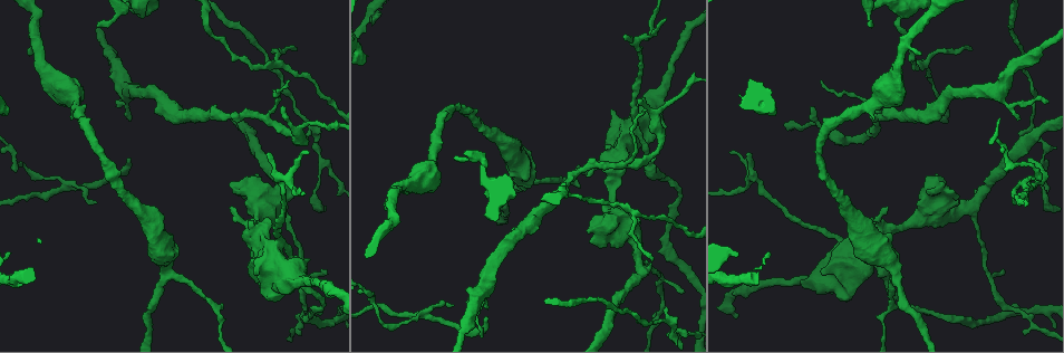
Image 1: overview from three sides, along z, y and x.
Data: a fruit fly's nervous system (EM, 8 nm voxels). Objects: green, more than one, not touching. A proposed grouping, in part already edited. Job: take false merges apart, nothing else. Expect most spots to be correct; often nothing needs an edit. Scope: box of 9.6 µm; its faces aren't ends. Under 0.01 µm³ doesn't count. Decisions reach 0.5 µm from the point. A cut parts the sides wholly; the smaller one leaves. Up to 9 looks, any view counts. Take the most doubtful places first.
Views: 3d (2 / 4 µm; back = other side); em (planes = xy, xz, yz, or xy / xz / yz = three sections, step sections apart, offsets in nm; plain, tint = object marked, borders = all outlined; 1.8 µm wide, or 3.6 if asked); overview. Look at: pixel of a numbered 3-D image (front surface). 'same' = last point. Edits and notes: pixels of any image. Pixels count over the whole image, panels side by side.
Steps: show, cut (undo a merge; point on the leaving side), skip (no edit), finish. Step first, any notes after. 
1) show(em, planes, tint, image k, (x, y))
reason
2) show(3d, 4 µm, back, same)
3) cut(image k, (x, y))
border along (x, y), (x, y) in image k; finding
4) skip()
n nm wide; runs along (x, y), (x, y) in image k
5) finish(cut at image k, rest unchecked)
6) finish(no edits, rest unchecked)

show(3d, 2 µm, back, image 1, (66, 185))
a fork

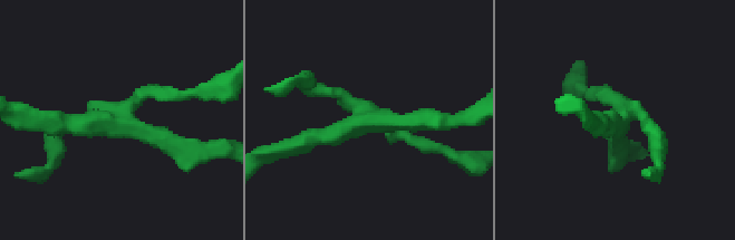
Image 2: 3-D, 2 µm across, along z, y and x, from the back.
show(em, xy, step 8, plain, image 2, (129, 120))
shape alone is not enough

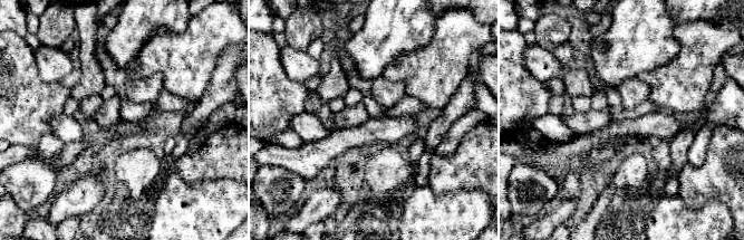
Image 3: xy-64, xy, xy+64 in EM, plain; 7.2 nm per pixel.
show(em, xy, step 8, borders, same)
see the neighbours

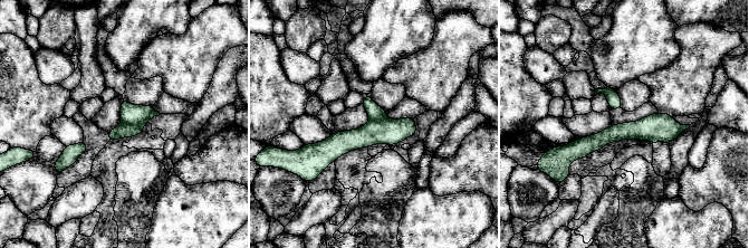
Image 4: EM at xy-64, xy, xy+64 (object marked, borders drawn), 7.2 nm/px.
cut(image 4, (123, 130))
160 nm wide; the part that leaves runs along (682, 127), (622, 131), (563, 149) in image 4; a second neuron is stuck on

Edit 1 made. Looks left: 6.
show(overview)

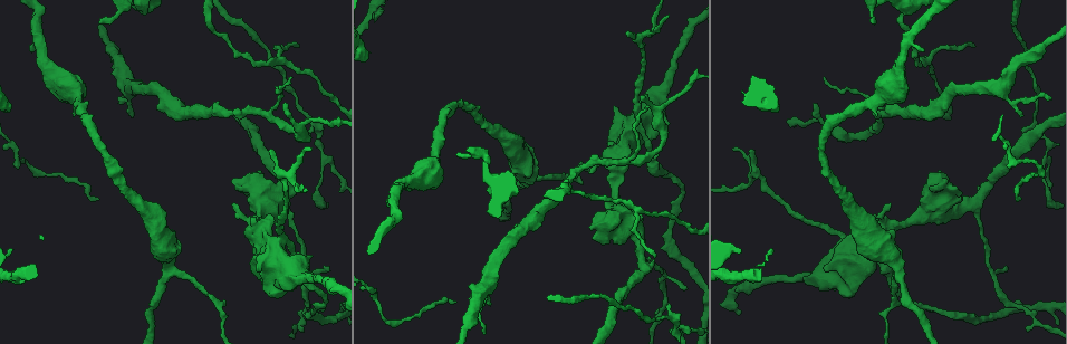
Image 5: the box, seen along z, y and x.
show(em, 3.6 µm, planes, tint, image 5, (641, 130))
thin neck

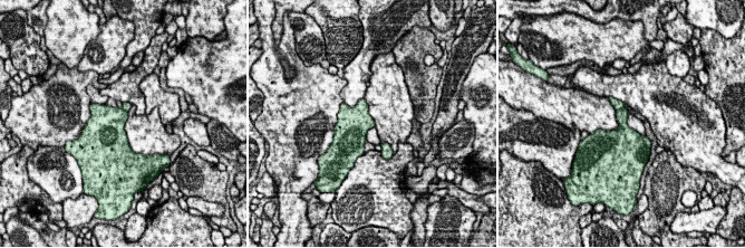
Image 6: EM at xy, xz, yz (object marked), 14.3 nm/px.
cut(image 6, (617, 104))
border along (617, 110), (625, 110), (629, 113) in image 6; a second neuron is stuck on

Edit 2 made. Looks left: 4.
show(overview)

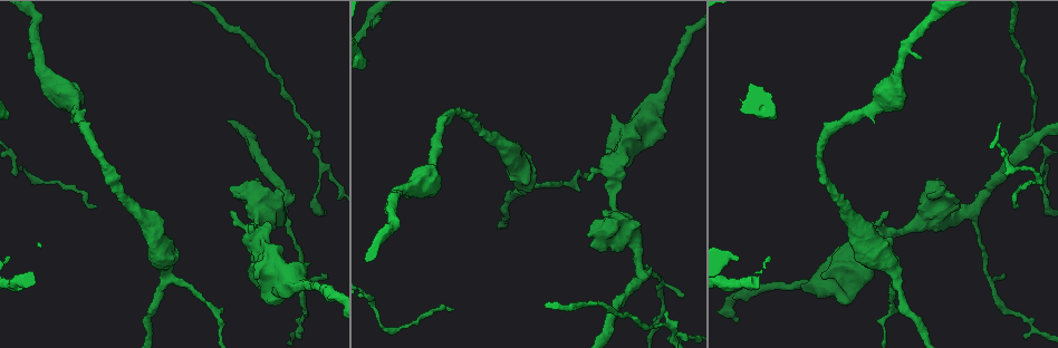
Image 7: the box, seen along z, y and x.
show(em, xz, step 4, tint, image 7, (75, 107))
sudden change in width

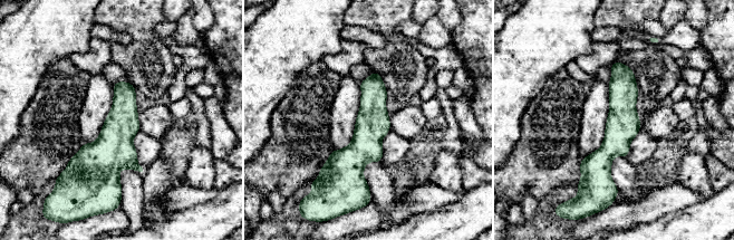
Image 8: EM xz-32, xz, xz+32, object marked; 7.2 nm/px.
show(em, planes, borders, same)
cut it another way

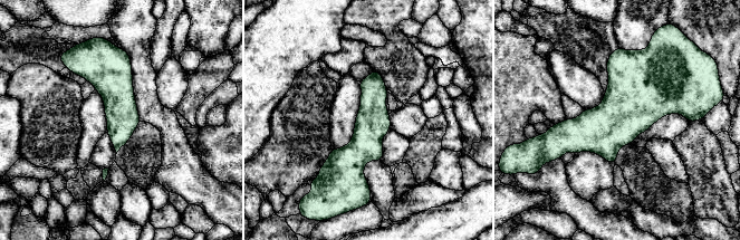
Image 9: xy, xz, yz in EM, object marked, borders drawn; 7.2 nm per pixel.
skip()
runs along (374, 73), (363, 184) in image 9; one neuron here

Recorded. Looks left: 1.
show(em, 3.6 µm, yz, step 8, tint, image 7, (893, 274))

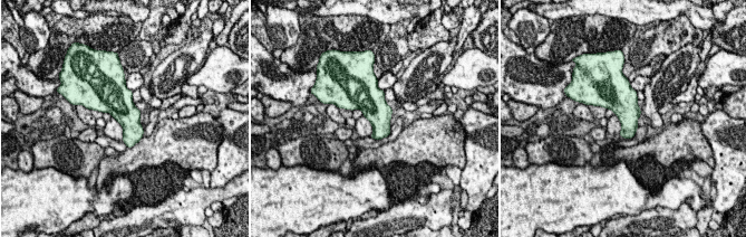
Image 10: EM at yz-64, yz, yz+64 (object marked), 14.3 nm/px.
skip()
continuous, no second neuron

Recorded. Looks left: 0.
finish(cut at image 4, cut at image 6, rest unchecked)

